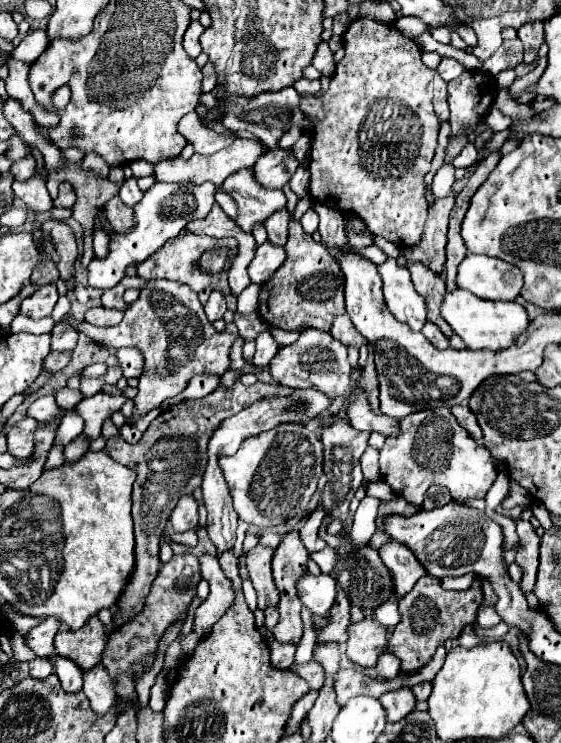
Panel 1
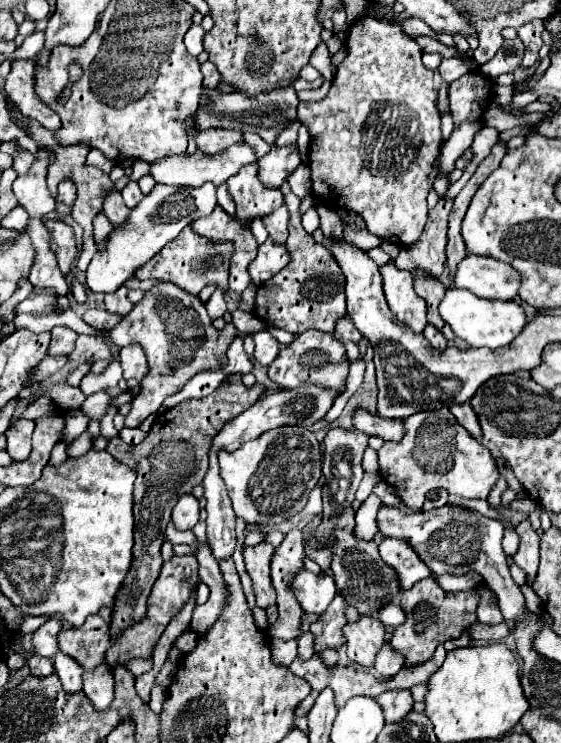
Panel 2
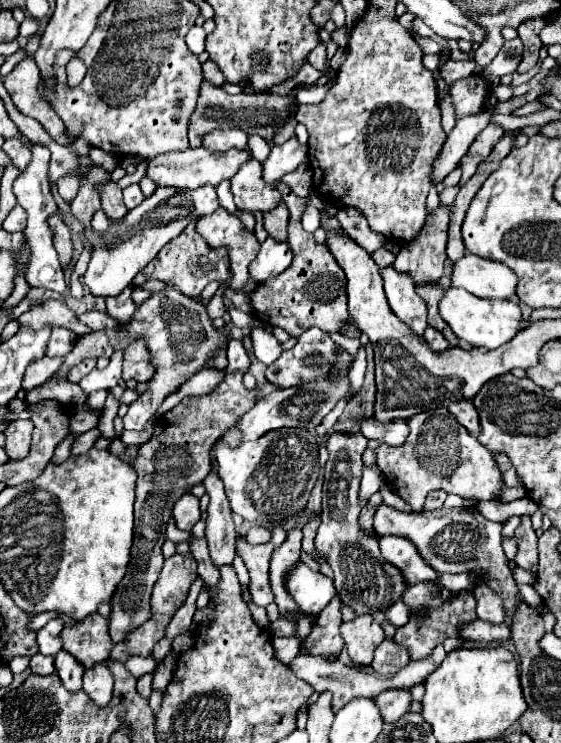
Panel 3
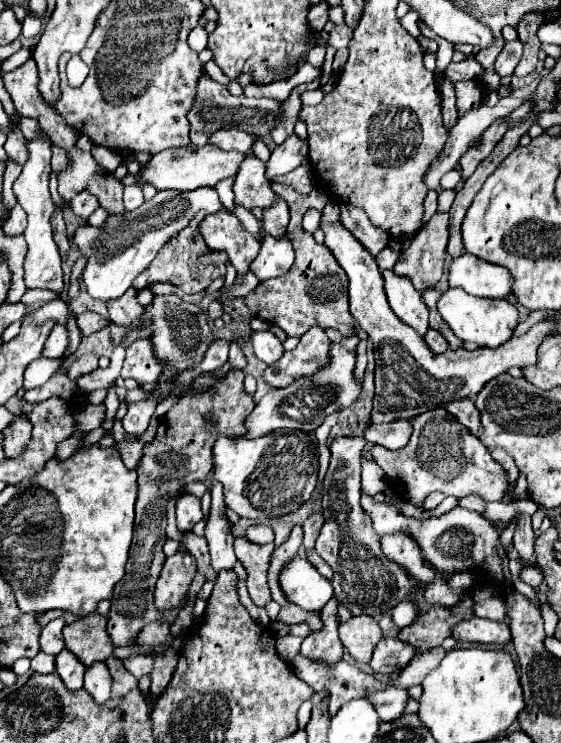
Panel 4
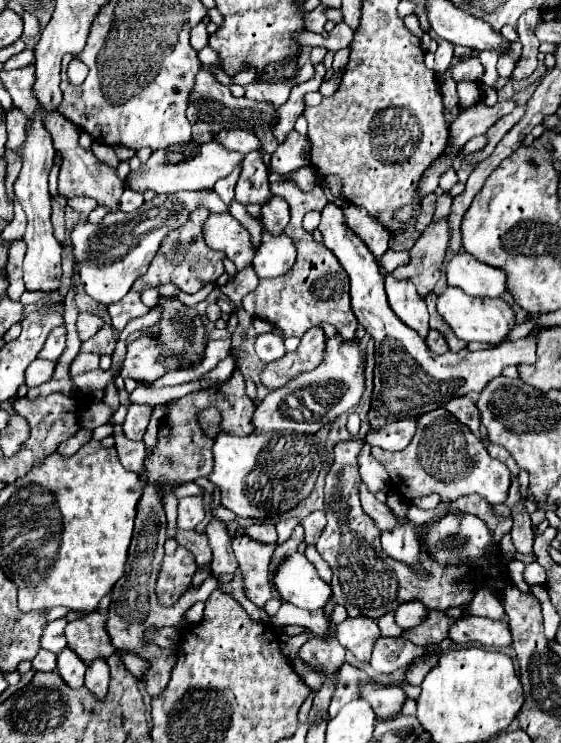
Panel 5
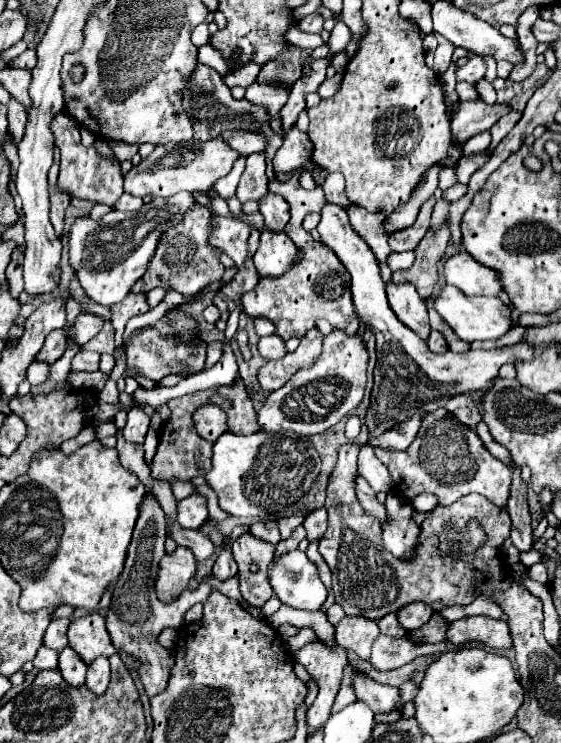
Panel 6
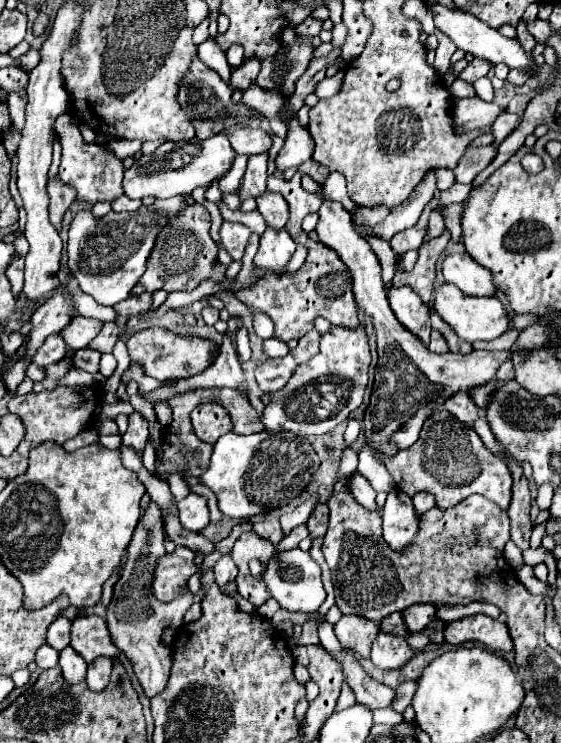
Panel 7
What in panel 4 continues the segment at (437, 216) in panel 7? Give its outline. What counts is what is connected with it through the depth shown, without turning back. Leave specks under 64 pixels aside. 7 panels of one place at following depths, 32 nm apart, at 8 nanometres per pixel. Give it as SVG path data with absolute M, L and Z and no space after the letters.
M450 188L450 190L442 190L438 194L438 210L450 210L452 202L454 202L454 196L456 196L456 190Z

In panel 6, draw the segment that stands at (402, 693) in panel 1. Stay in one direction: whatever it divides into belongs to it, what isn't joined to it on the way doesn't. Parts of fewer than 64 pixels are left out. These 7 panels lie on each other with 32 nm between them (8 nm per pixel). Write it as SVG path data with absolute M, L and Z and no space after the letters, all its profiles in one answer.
M356 670L356 674L358 674L354 678L356 696L360 700L364 700L374 712L392 712L392 710L398 710L398 704L400 704L400 698L402 698L398 688L378 684L378 682L362 676L360 670Z

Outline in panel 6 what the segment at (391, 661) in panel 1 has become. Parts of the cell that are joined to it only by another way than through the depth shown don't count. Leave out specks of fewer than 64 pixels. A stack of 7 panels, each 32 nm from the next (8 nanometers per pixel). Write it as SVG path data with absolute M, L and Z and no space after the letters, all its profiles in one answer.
M378 636L378 640L372 646L372 658L370 664L378 672L390 672L396 670L414 658L419 656L443 653L448 646L448 640L437 644L415 645L408 638L392 638L392 636Z

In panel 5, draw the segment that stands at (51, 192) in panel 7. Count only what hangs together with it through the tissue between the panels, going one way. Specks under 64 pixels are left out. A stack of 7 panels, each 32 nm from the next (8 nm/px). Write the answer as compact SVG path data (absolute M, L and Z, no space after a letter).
M58 196L52 200L51 222L54 229L54 236L60 242L60 246L66 246L66 228L64 228L64 214L67 200Z

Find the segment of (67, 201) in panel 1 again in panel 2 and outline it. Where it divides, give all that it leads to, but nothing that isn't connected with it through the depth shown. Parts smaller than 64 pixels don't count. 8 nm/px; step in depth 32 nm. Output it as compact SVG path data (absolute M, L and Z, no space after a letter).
M62 180L58 184L58 198L56 200L62 202L62 204L66 204L66 206L72 206L74 198L76 198L76 186L74 186L74 182Z

